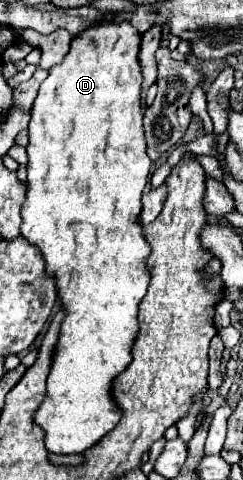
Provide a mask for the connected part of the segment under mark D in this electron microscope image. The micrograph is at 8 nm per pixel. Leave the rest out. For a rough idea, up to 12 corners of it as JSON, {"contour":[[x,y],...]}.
{"contour":[[141,35],[71,43],[31,109],[21,237],[65,319],[51,453],[121,419],[149,285]]}

